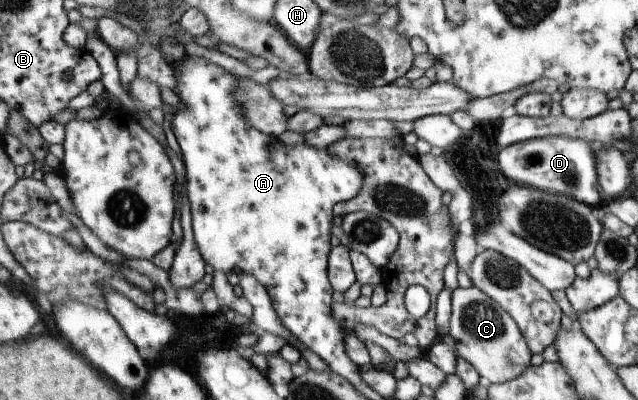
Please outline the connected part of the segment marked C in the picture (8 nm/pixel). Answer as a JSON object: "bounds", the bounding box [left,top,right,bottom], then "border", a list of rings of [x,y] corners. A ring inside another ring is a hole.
{"bounds":[450,285,531,384],"border":[[[474,285],[454,290],[450,333],[457,341],[459,355],[465,357],[479,375],[491,384],[513,381],[531,365],[531,348],[515,319],[497,301]]]}

